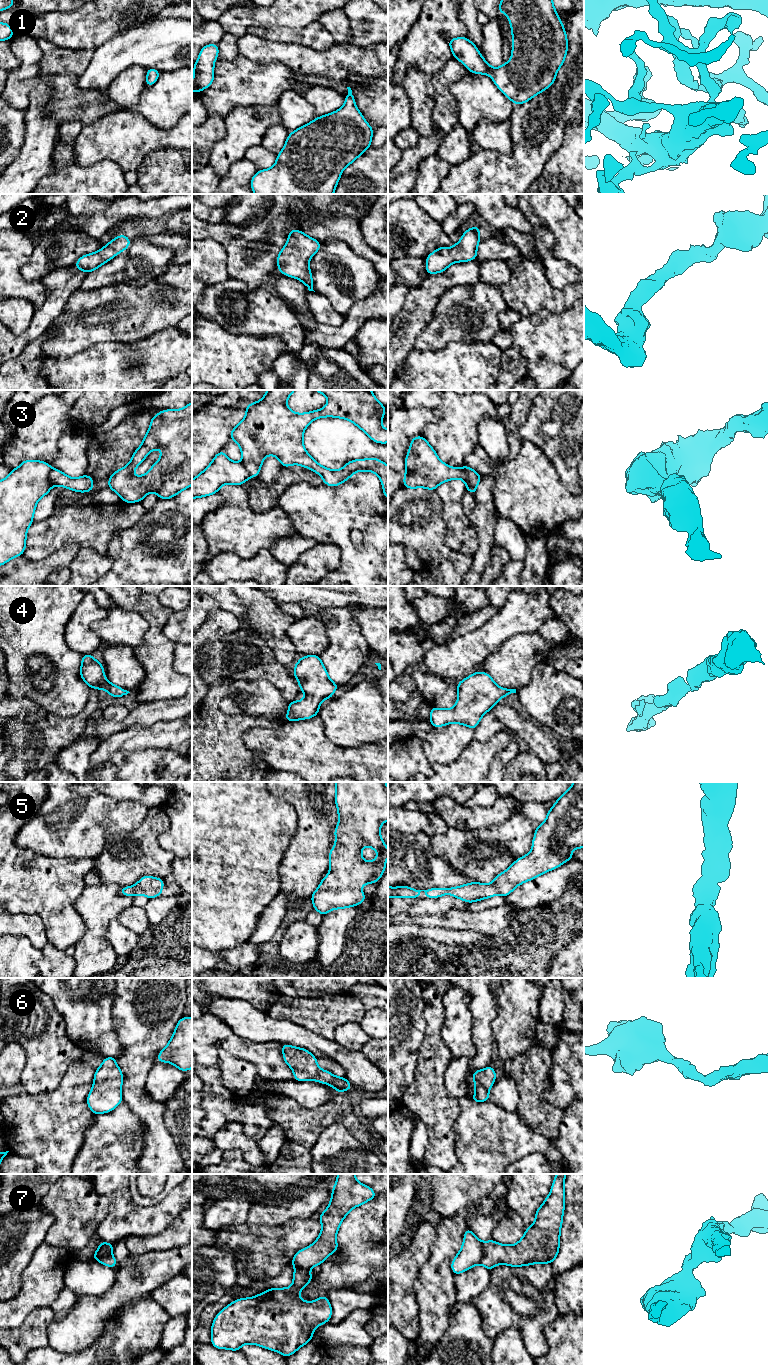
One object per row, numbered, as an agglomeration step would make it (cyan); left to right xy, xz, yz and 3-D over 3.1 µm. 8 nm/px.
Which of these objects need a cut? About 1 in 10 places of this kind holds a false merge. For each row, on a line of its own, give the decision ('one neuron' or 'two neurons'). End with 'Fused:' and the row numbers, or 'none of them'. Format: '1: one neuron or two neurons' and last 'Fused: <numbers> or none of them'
1: one neuron
2: one neuron
3: two neurons
4: one neuron
5: one neuron
6: one neuron
7: two neurons
Fused: 3, 7

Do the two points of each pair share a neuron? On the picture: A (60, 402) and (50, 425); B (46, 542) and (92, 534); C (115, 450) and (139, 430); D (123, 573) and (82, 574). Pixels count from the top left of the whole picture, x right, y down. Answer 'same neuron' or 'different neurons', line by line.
A: same neuron
B: same neuron
C: same neuron
D: different neurons

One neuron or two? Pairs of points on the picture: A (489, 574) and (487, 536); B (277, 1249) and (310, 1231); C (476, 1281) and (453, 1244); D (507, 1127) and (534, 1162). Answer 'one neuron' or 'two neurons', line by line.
A: two neurons
B: one neuron
C: two neurons
D: two neurons

